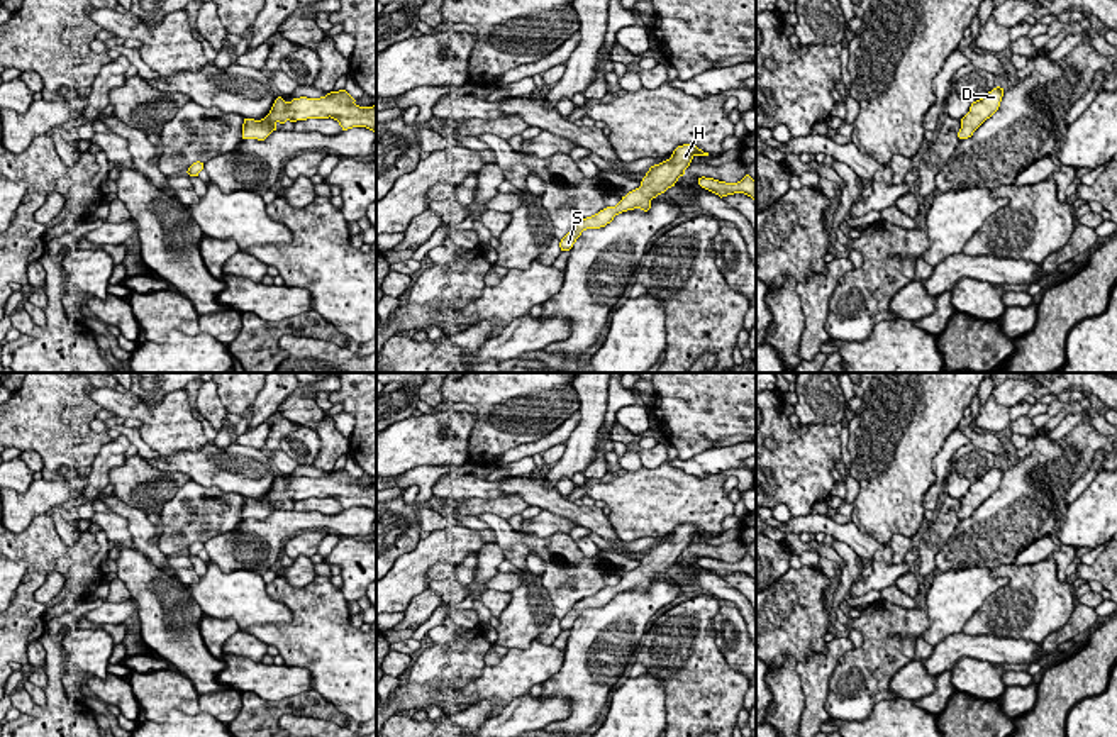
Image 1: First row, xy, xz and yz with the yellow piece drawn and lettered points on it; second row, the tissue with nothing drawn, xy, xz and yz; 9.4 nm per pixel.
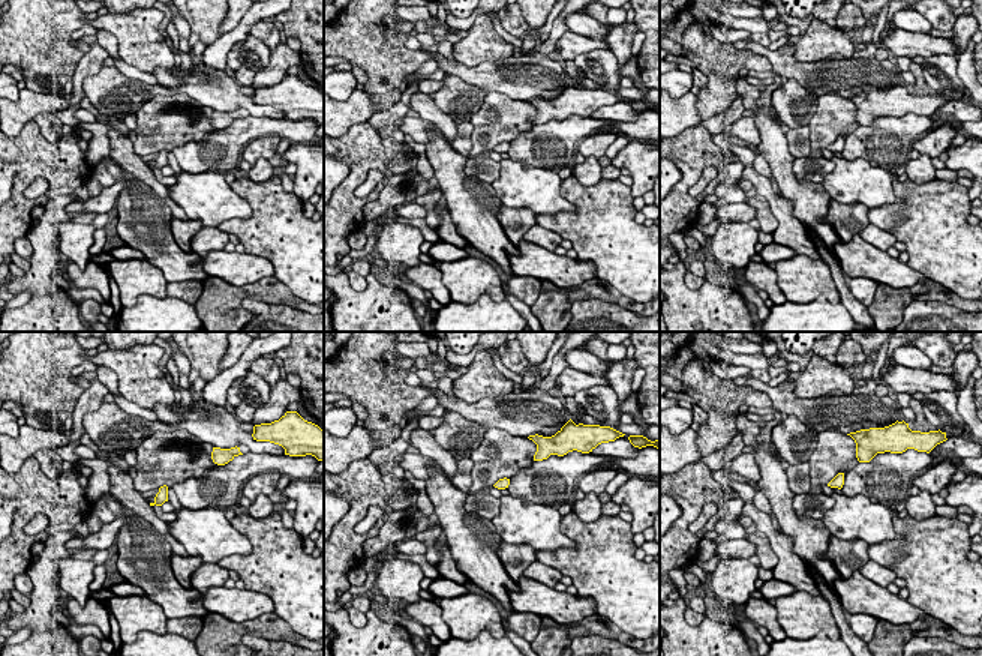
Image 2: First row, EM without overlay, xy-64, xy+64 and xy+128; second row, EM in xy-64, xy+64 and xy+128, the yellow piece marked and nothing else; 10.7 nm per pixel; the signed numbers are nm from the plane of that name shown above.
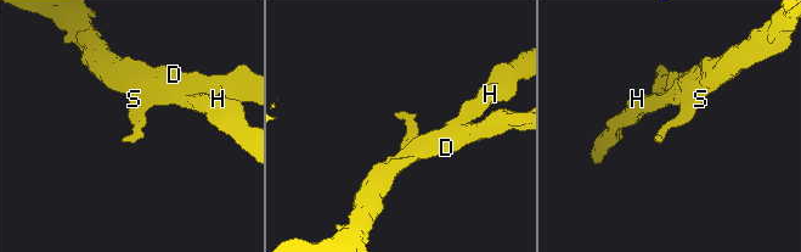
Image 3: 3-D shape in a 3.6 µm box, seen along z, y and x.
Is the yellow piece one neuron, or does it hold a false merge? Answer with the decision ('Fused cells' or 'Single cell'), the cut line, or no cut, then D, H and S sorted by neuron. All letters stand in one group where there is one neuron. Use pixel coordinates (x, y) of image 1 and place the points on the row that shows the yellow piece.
Single cell. No split. Groups: D H S

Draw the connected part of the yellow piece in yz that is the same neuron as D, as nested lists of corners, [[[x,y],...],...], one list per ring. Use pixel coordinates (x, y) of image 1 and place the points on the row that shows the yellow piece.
[[[997,86],[983,98],[971,103],[970,112],[961,119],[959,139],[968,139],[973,132],[990,119],[1000,107],[1003,88]]]

